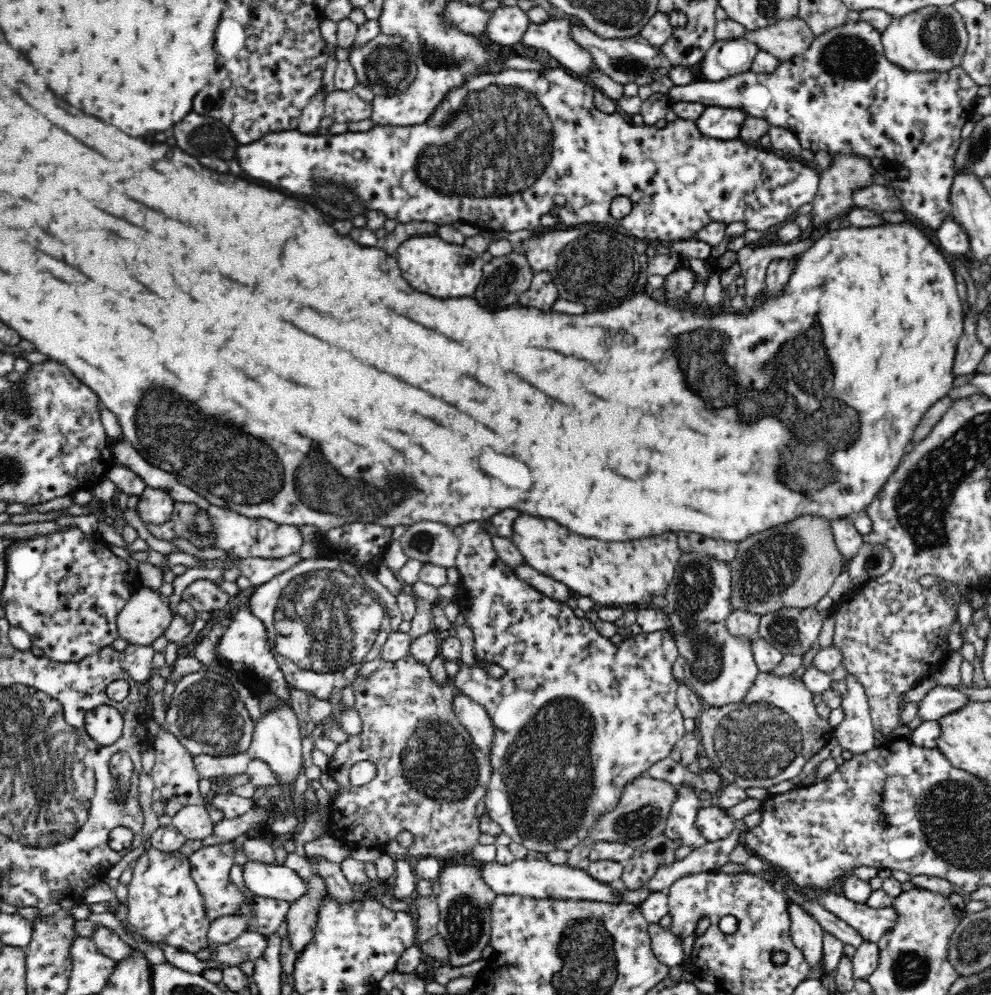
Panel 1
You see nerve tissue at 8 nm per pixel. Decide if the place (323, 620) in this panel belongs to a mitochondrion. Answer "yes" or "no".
yes

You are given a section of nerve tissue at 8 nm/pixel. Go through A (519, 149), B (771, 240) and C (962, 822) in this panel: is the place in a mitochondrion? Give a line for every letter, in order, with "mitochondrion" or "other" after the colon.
A: mitochondrion
B: other
C: mitochondrion

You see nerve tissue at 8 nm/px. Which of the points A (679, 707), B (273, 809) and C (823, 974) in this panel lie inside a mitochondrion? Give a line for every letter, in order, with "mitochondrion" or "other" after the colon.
A: other
B: other
C: other

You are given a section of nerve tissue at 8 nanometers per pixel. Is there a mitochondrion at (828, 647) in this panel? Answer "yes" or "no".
no

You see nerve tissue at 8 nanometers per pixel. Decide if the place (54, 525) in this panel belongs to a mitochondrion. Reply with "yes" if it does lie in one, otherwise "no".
no

